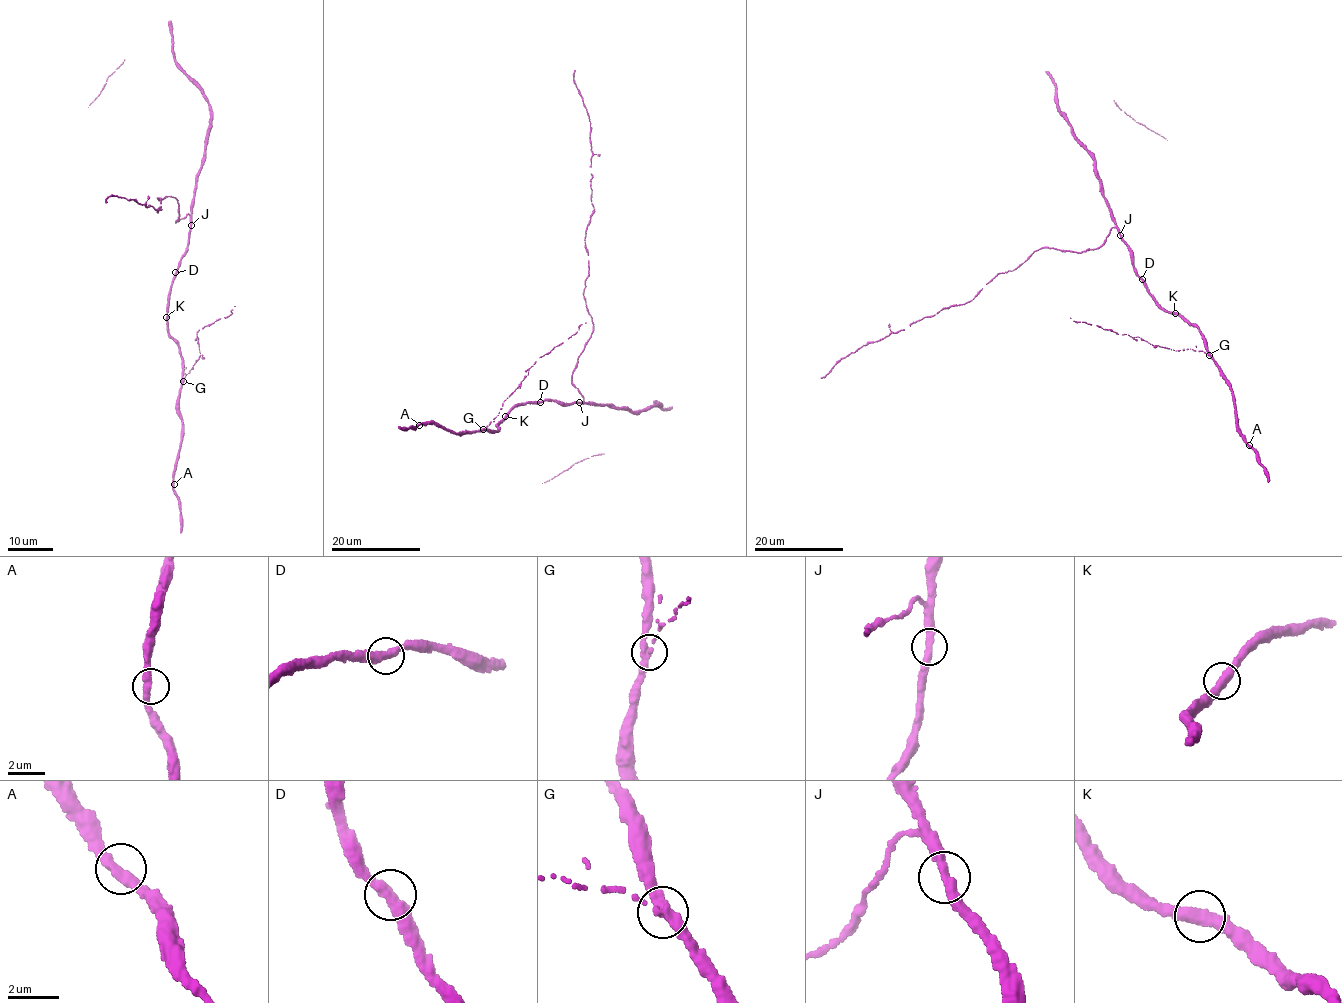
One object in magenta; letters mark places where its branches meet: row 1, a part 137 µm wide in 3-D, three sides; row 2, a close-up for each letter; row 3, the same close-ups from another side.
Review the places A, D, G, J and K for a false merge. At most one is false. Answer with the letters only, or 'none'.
G

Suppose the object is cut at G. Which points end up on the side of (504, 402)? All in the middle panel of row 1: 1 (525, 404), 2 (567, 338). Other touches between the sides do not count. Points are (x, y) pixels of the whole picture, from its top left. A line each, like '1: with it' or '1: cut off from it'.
1: cut off from it
2: with it

